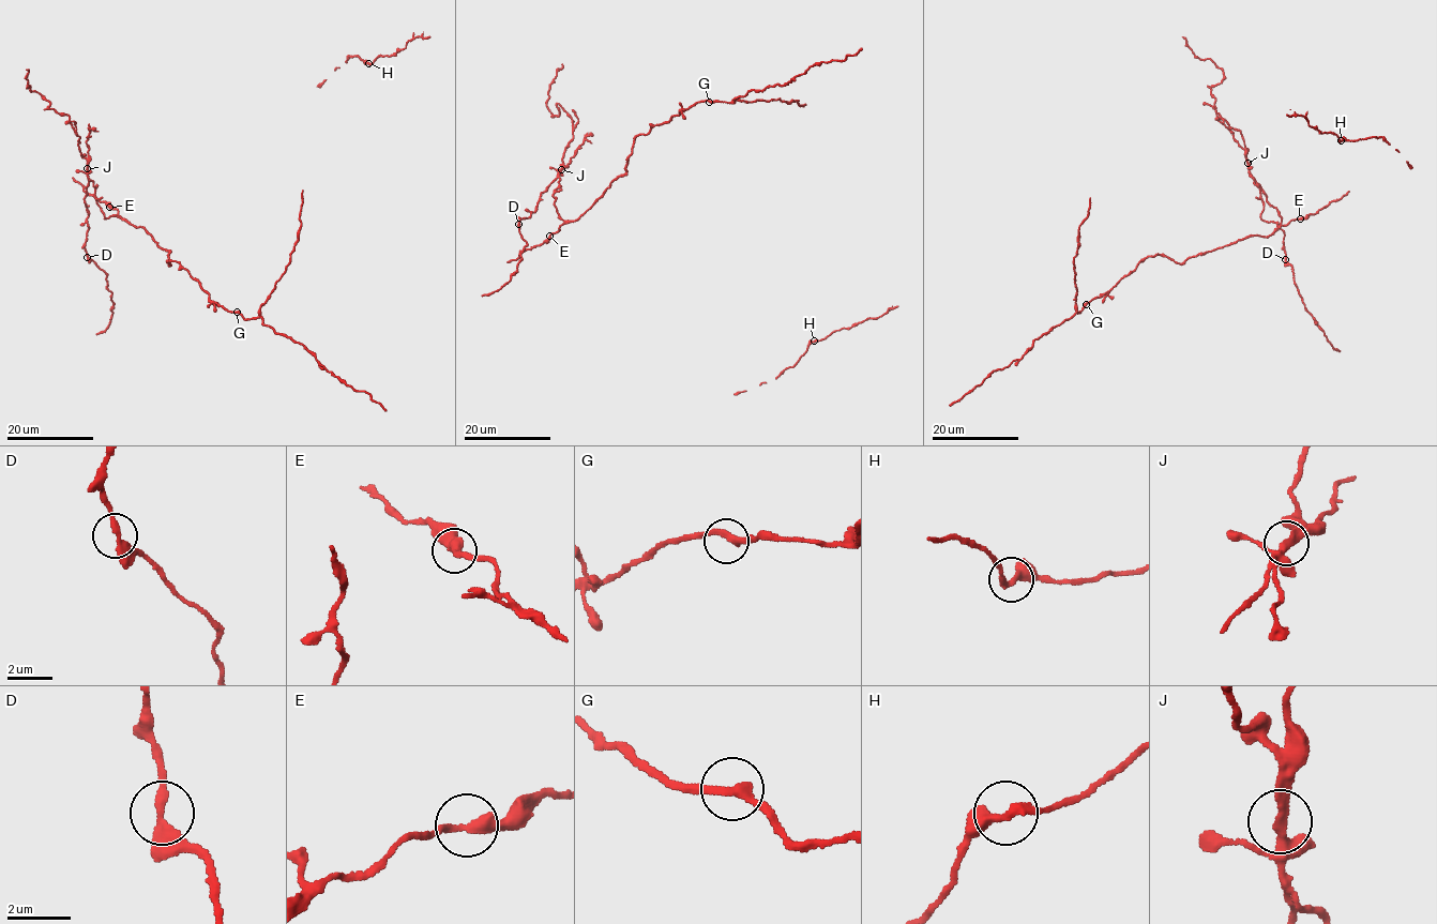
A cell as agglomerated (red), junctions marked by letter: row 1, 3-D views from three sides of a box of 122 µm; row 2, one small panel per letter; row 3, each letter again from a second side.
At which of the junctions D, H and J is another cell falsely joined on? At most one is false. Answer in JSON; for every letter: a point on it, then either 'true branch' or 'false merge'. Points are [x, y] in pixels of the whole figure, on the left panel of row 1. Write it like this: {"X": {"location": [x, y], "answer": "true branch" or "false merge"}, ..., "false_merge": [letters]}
{"D": {"location": [87, 257], "answer": "true branch"}, "H": {"location": [368, 63], "answer": "true branch"}, "J": {"location": [87, 168], "answer": "false merge"}, "false_merge": ["J"]}

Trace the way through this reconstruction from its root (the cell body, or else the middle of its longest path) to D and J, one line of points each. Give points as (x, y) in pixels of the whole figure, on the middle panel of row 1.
D: (710, 101), (639, 134), (625, 171), (576, 220), (557, 212), (557, 177), (518, 224)
J: (710, 101), (696, 102), (639, 134), (625, 171), (574, 221), (562, 220), (555, 208), (560, 169)

